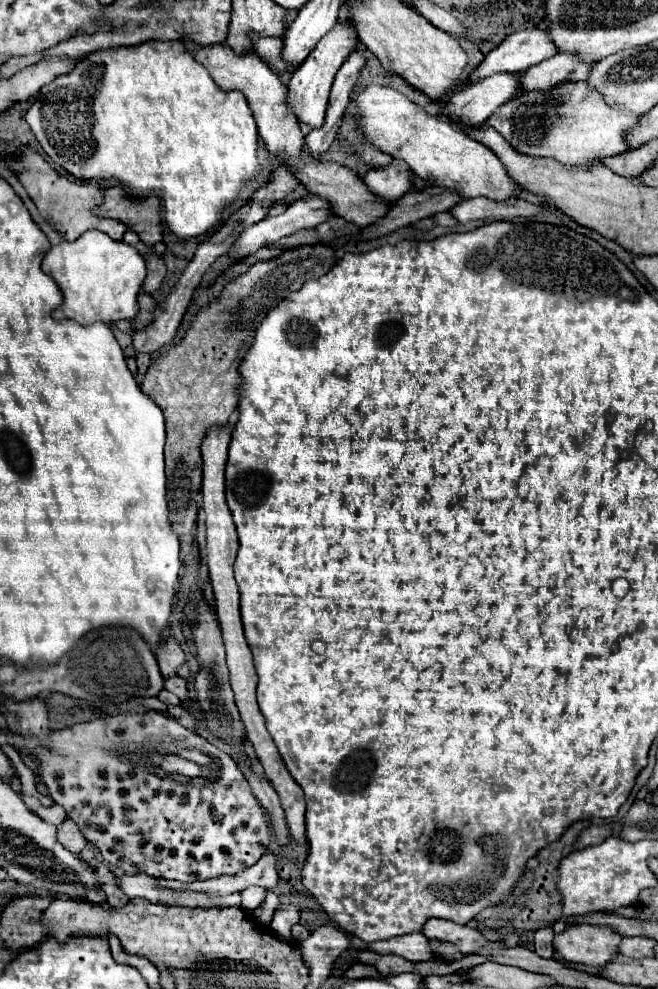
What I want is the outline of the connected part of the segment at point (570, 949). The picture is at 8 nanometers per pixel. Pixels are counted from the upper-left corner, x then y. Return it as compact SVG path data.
M577 924L569 926L563 934L555 936L555 952L561 954L567 962L587 964L587 966L605 966L613 956L619 954L619 942L623 936L615 928Z

